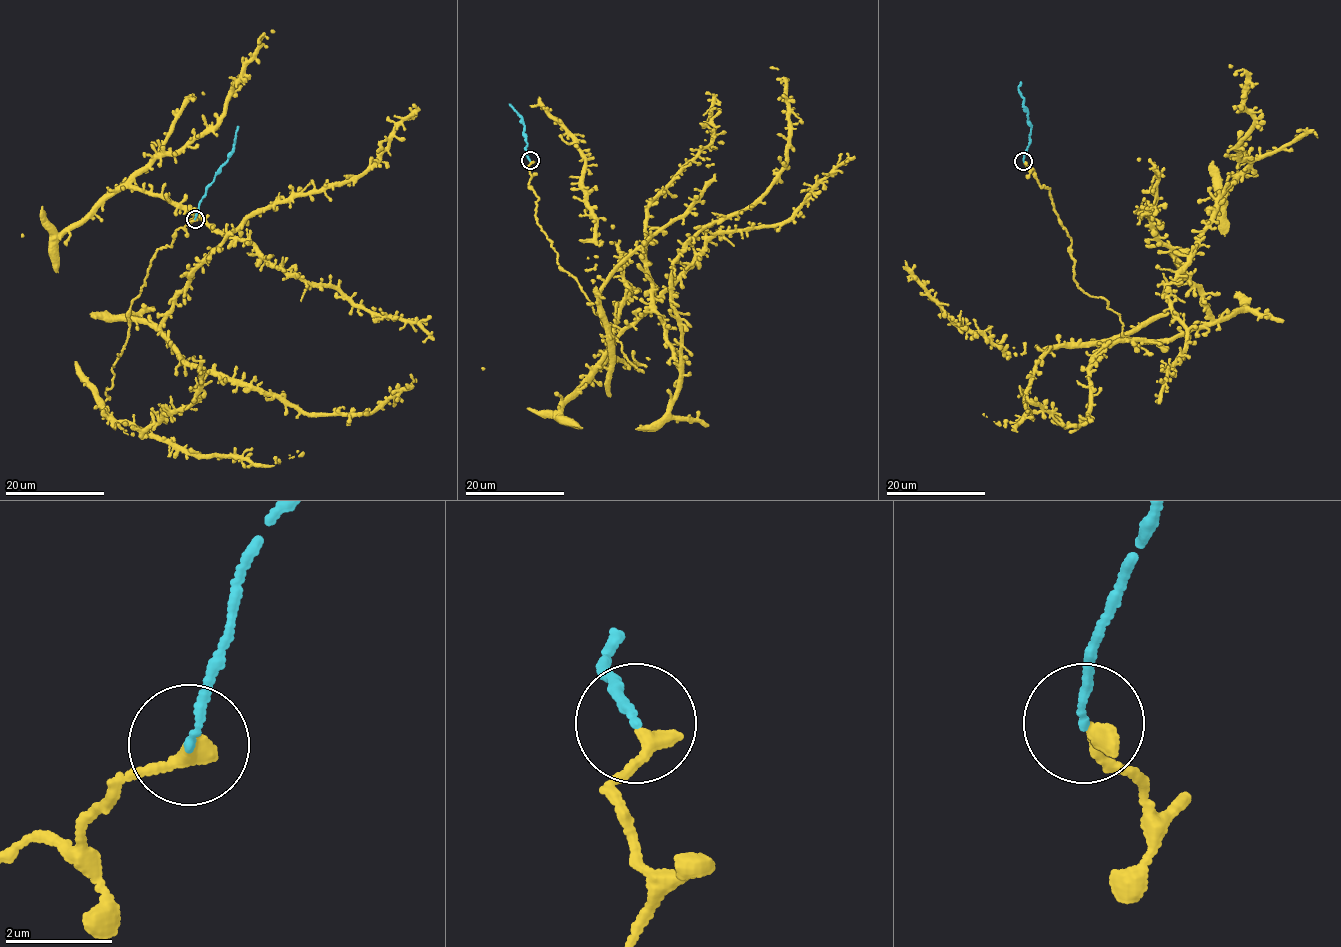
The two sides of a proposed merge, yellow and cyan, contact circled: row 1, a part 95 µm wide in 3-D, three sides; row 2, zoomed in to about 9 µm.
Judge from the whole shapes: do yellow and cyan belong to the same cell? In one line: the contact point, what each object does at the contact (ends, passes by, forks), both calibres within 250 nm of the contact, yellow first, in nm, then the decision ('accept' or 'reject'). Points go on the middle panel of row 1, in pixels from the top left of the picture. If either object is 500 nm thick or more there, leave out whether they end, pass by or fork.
place (530, 160); yellow ends; cyan ends; calibres 320 and 130 nm; accept

